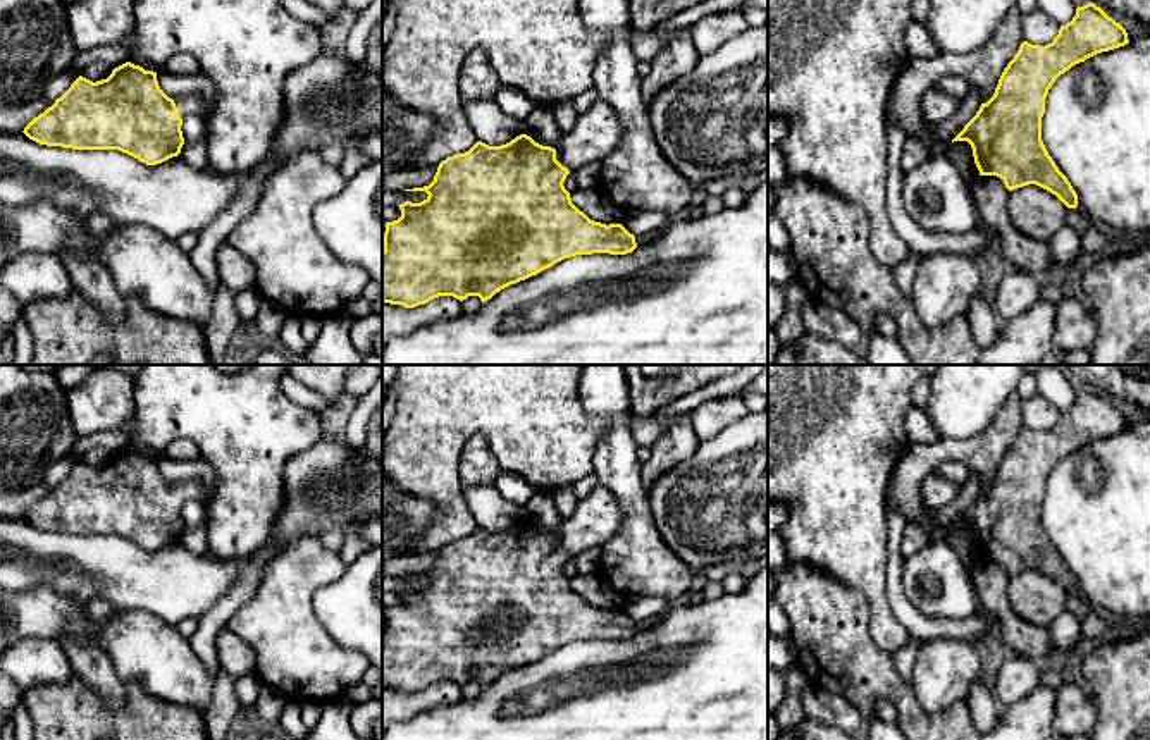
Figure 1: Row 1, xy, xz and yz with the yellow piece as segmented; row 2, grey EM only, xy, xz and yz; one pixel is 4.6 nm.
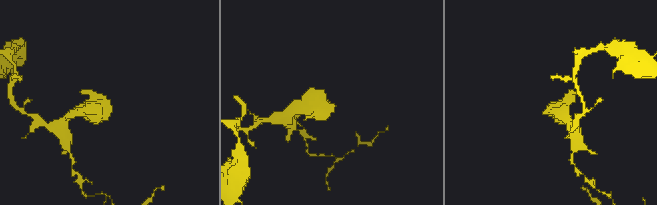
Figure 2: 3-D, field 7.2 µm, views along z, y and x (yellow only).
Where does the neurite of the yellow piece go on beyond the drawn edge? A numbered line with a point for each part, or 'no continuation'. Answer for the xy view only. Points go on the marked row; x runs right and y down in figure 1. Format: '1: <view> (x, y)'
1: xy (186, 105)

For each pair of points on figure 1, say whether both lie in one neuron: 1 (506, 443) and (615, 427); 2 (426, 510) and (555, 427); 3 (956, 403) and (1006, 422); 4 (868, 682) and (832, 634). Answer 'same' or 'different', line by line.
1: different
2: different
3: different
4: same

